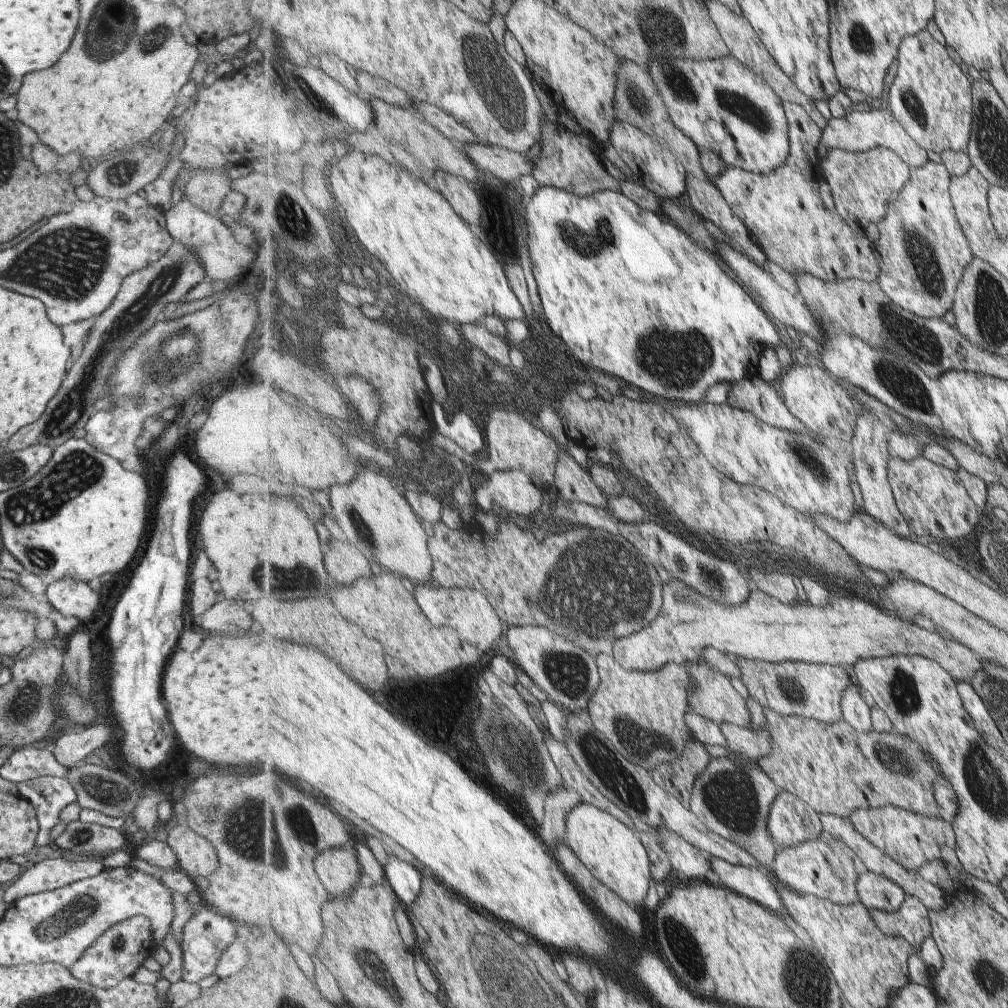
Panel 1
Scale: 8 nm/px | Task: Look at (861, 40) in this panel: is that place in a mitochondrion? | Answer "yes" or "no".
yes

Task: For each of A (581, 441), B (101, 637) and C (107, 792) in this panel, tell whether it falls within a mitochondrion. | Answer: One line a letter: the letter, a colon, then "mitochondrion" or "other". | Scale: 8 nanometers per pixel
A: other
B: other
C: mitochondrion

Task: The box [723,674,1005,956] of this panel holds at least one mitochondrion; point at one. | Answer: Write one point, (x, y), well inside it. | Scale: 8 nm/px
(898, 759)

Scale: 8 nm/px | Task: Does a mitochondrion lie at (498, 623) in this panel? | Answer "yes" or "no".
no

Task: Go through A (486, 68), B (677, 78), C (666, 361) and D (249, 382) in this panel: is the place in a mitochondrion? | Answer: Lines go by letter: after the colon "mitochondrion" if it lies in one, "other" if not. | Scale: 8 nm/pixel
A: mitochondrion
B: mitochondrion
C: mitochondrion
D: other

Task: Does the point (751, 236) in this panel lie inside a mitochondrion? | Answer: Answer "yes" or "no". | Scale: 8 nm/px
no

